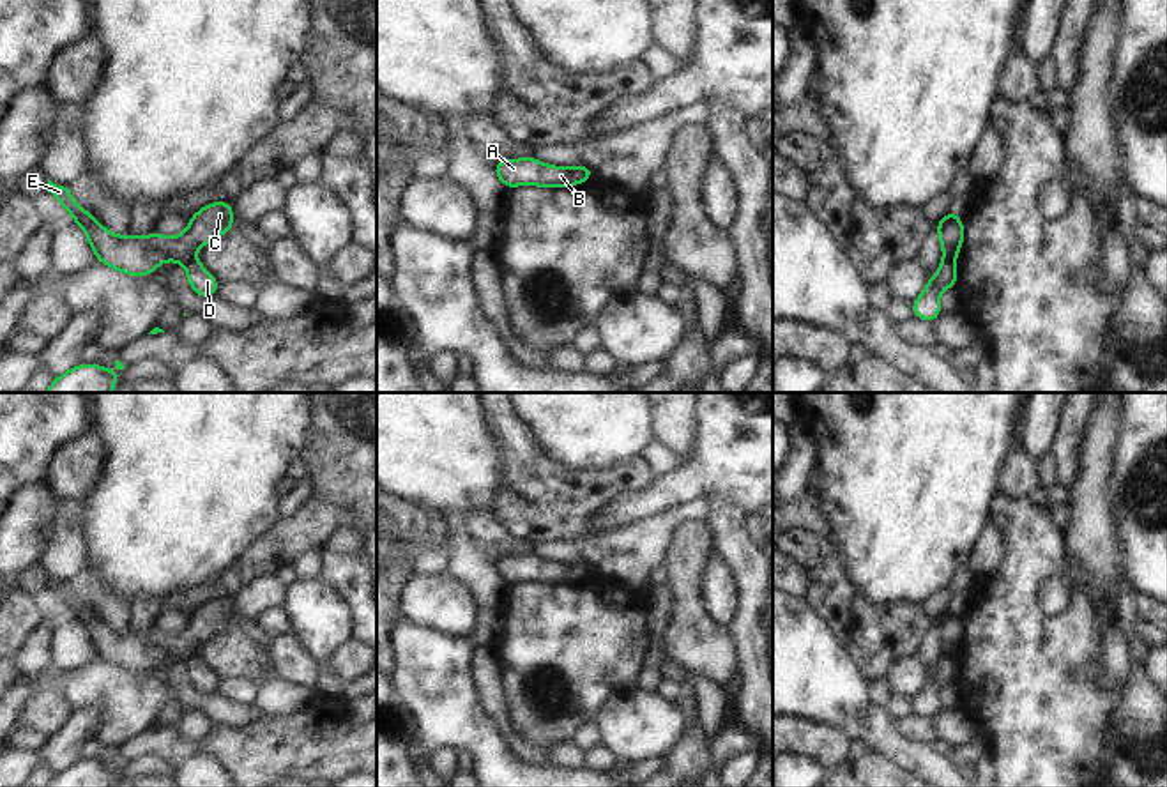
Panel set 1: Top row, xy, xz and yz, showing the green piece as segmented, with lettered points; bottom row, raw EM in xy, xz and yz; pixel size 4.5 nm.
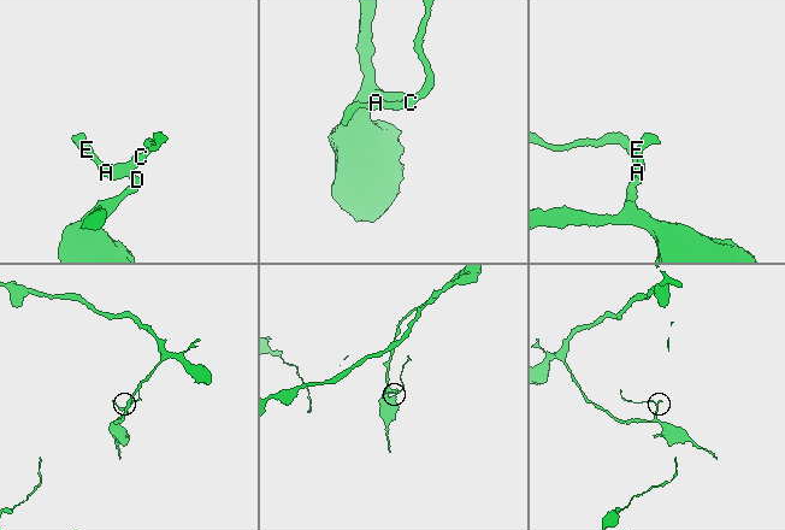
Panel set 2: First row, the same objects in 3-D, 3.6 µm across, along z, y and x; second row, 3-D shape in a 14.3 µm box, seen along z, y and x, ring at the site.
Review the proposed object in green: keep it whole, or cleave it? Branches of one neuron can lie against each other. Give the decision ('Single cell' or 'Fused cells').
Fused cells

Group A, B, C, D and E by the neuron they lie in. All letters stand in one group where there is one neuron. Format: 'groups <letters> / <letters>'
groups A B C E / D

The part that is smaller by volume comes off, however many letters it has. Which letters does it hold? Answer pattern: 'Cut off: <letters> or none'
Cut off: A, B, C, E

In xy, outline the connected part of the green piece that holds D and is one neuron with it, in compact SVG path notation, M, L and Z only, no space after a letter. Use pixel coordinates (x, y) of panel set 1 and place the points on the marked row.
M196 260L186 264L186 274L193 292L200 297L214 297L217 292L217 279Z

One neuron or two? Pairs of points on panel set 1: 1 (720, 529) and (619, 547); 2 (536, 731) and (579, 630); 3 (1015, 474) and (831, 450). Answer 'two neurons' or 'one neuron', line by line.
1: two neurons
2: one neuron
3: two neurons

